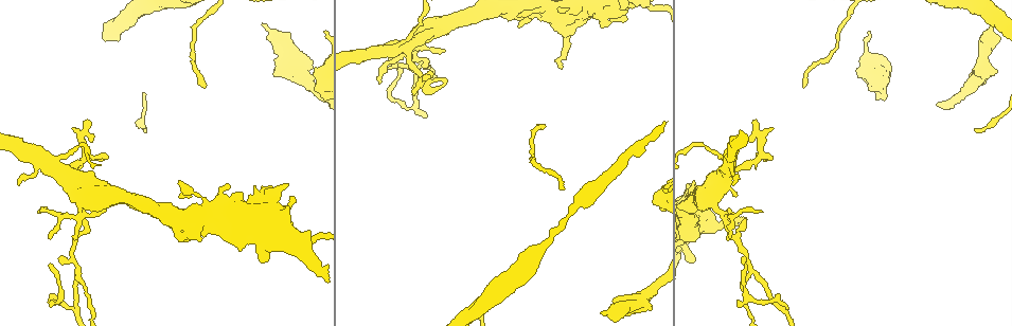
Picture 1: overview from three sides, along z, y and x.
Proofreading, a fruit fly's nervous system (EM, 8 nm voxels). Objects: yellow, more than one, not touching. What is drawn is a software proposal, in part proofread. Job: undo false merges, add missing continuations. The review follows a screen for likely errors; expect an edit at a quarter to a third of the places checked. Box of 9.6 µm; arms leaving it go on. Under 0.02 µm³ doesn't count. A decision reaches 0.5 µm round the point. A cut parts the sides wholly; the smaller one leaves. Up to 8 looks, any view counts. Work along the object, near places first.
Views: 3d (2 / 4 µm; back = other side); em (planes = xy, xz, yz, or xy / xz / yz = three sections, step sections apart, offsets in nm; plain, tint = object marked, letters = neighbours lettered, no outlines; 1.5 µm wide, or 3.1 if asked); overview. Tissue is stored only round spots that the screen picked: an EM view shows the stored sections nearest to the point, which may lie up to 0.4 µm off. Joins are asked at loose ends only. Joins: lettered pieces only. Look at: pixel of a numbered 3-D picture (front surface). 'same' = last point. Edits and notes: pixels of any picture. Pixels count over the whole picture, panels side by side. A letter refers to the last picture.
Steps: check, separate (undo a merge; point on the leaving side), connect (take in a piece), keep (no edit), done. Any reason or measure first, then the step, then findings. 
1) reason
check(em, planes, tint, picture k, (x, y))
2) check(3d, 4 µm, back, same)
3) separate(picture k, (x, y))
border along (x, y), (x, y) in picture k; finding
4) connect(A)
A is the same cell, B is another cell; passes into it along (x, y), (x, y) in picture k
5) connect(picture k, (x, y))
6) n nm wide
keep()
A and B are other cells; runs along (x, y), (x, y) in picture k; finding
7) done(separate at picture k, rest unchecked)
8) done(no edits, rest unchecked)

free end
check(3d, 2 µm, picture 1, (265, 25))

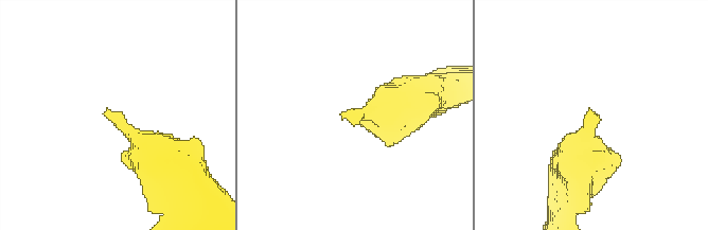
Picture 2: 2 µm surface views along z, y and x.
now the EM
check(em, planes, letters, picture 2, (343, 116))

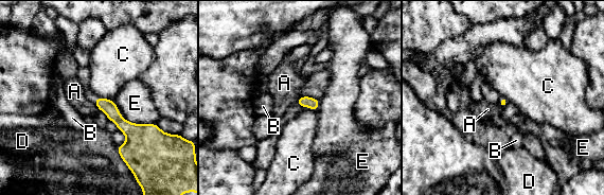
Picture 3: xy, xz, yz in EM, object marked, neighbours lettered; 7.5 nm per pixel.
E touches over 360 nm
keep()
A, B, C, D and E are other cells; no lettered piece goes on from it

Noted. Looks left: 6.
check(3d, 2 µm, picture 1, (414, 105))

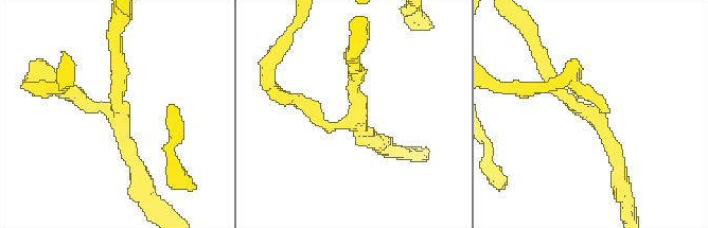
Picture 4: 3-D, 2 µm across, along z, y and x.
need the tissue
check(em, yz, step 4, tint, picture 4, (118, 116))

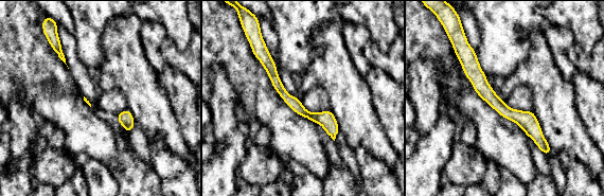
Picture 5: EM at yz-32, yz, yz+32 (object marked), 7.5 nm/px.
check(em, planes, letters, same)

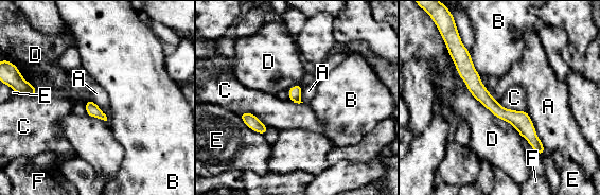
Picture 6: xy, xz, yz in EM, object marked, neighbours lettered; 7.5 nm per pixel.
keep()
A, B, C, D, E and F are other cells; border along (461, 77), (478, 101), (522, 136) in picture 6; one neuron here

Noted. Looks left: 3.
check(3d, 4 µm, picture 1, (181, 197))

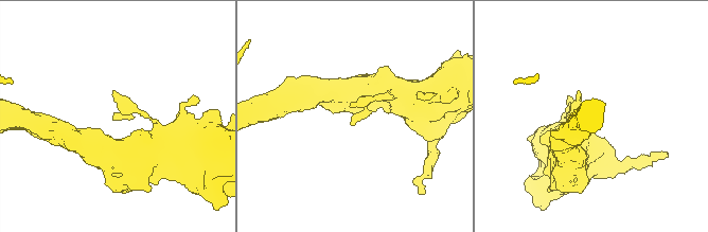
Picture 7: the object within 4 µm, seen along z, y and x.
shape alone is not enough
check(em, planes, letters, picture 7, (350, 122))

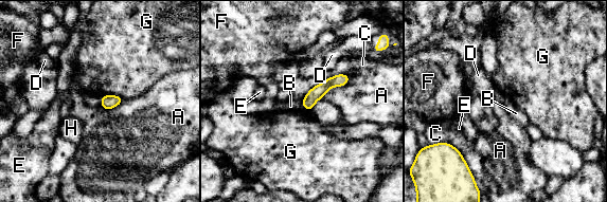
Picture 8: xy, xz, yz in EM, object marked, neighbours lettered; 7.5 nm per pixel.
keep()
A, B, C, D, E, F, G and H are other cells; border along (300, 102), (304, 108) in picture 8; none of them fits

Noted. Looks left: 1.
done(no edits, rest unchecked)

